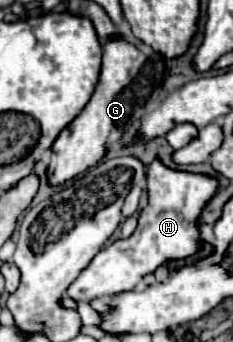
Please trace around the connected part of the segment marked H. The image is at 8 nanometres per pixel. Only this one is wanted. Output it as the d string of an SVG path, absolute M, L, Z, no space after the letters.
M155 160L149 166L147 188L149 204L143 208L139 216L137 230L127 240L119 240L103 248L89 262L89 266L81 270L77 280L67 288L67 296L71 296L73 300L89 302L97 296L111 296L123 290L131 290L141 282L145 274L155 272L157 266L173 258L187 258L199 250L197 216L205 202L211 200L217 188L217 180L189 172L175 172L165 168L159 160Z

